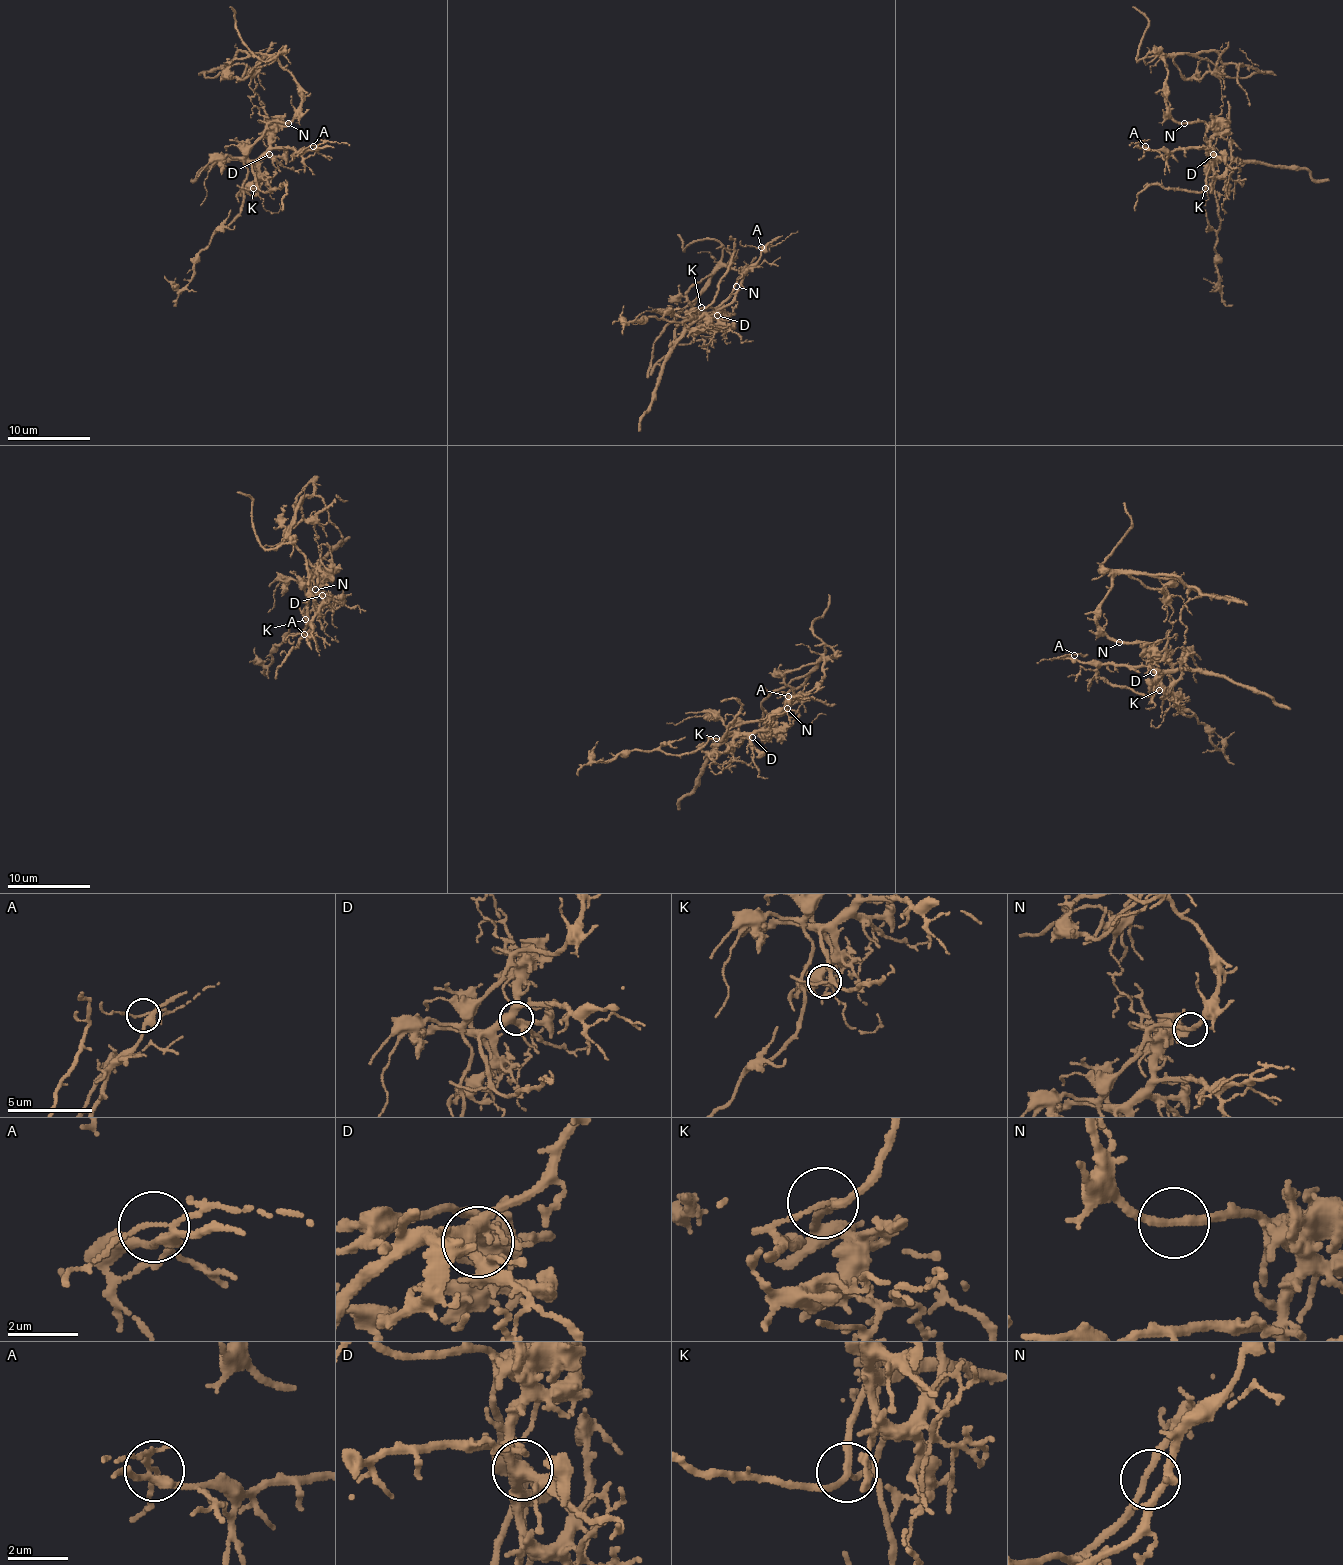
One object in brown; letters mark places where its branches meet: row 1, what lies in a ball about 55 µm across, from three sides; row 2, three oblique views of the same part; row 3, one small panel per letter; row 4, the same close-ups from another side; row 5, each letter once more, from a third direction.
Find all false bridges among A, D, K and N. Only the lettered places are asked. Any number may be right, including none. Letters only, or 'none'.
K

